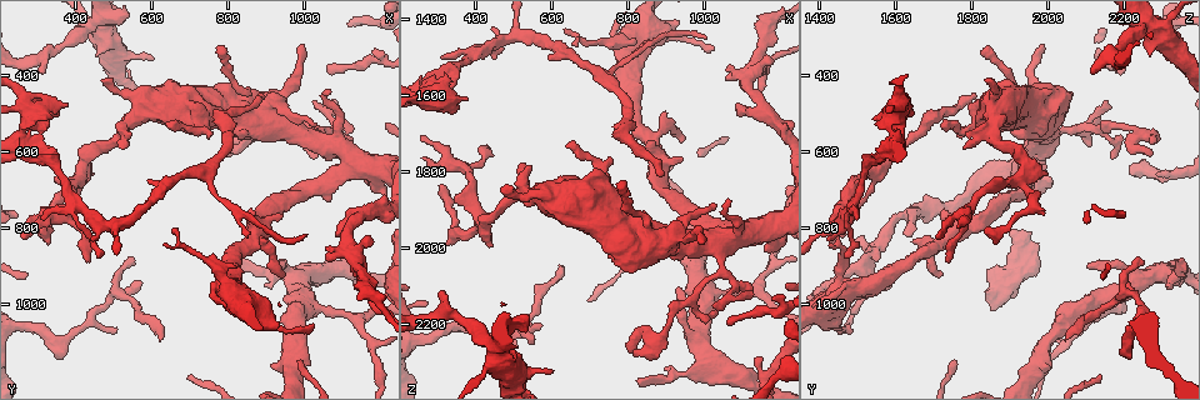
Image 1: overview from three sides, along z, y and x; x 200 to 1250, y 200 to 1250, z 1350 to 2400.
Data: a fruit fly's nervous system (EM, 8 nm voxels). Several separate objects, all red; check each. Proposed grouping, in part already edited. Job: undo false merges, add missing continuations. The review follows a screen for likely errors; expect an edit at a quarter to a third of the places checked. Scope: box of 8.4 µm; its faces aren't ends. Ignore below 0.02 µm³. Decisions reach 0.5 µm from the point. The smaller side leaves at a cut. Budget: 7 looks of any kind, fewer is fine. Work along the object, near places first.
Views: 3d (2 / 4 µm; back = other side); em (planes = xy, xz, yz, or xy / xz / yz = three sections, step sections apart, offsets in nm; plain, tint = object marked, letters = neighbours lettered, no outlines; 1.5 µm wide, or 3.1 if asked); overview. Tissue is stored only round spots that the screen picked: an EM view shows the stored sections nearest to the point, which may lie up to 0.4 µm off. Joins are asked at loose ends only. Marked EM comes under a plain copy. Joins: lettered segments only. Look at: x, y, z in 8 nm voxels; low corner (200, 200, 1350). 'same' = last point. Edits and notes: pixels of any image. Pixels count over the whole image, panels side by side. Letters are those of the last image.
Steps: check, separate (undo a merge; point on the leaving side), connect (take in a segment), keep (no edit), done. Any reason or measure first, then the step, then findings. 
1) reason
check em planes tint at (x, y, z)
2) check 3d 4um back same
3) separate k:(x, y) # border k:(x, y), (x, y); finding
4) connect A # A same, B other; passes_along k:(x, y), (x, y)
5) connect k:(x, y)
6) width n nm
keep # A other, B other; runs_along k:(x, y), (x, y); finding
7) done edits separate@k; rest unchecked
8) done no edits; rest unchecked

sharp bend
check em xz step 8 tint at (860, 835, 1720)

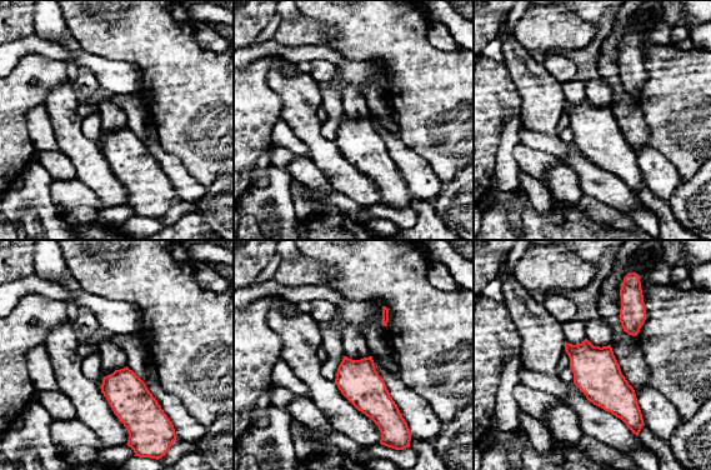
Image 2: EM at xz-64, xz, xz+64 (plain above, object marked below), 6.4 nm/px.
another direction
check em planes letters same

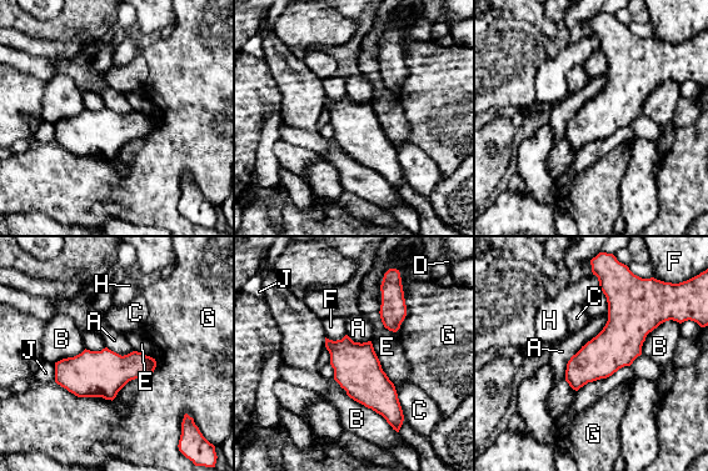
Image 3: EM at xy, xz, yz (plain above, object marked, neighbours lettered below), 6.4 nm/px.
keep # A other, B other, C other, D other, E other, F other, G other, H other, J other; border 3:(608, 314), (571, 357), (564, 377); continuous, no second neuron

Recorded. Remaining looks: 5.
check 3d 2um back at (915, 1160, 2000)

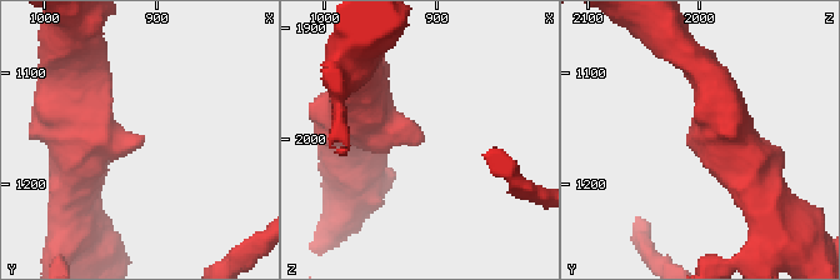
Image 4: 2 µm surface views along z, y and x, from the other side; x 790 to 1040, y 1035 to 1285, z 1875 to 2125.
arm_widths 320, 400 nm
check em planes letters at (910, 1158, 2002)

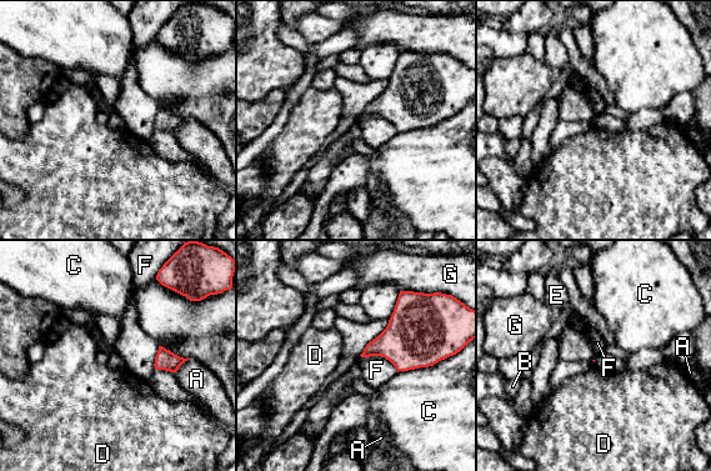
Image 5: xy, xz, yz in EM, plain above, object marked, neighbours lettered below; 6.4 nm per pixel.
keep # A other, B other, C other, D other, E other, F other, G other; none of them fits

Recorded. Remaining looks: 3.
free end
check em planes letters at (305, 810, 1840)

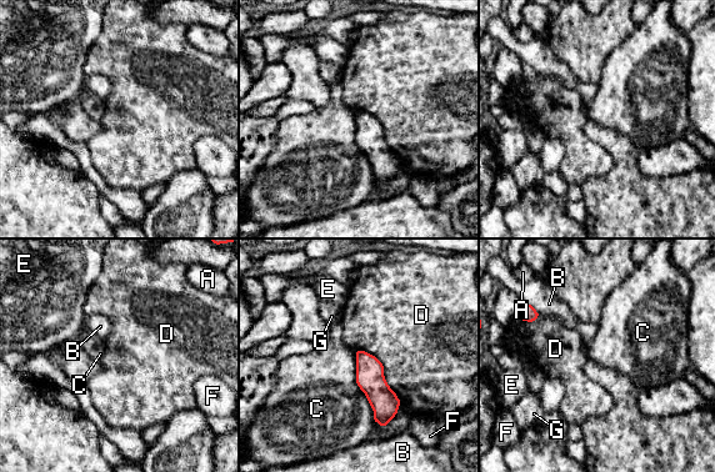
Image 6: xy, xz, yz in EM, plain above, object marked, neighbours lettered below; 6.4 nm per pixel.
width 180 nm
keep # A other, B other, C other, D other, E other, F other, G other; border 6:(355, 352), (355, 382), (375, 421); no lettered segment goes on from it

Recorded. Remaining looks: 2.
done no edits; rest unchecked

